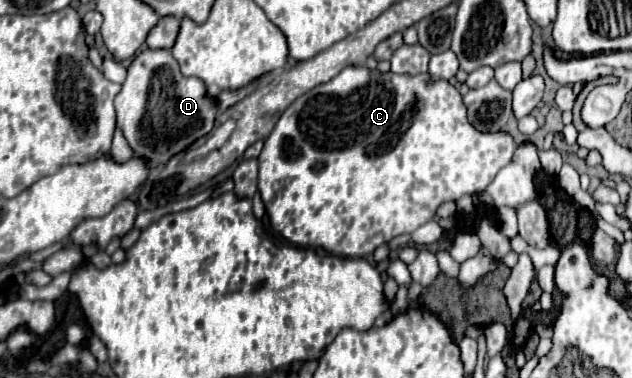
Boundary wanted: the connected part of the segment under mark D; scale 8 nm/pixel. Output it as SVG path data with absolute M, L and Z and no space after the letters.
M168 49L160 51L142 51L136 55L132 65L128 67L128 77L122 85L122 91L116 97L116 113L118 113L118 127L122 129L128 145L132 147L132 153L146 161L150 169L166 165L174 155L186 151L194 141L208 135L214 127L216 115L218 115L218 101L212 97L206 89L206 85L196 77L184 77L180 73L178 61L172 57Z

